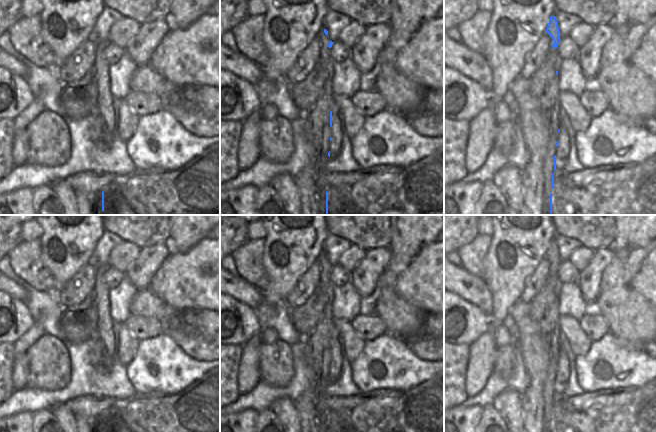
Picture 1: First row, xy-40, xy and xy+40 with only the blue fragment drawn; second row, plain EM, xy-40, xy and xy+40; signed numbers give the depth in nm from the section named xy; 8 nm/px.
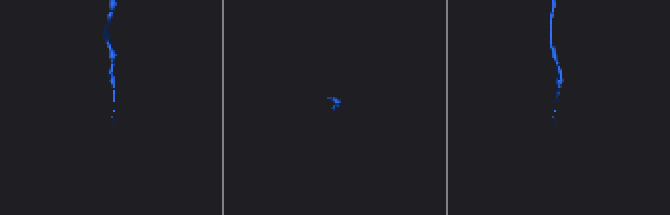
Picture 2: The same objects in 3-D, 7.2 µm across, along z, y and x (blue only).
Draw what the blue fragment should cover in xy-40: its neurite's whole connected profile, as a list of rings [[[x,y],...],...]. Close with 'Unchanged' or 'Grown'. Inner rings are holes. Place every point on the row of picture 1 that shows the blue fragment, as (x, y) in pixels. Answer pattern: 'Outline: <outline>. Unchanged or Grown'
Outline: [[[99,190],[96,192],[96,203],[98,205],[98,209],[101,213],[101,215],[103,215],[103,211],[104,211],[104,192],[102,190]]]. Grown.

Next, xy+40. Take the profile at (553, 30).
Outline: [[[555,16],[550,17],[550,21],[548,23],[548,27],[546,32],[552,37],[554,43],[552,45],[553,48],[558,48],[560,43],[560,29],[558,27],[558,21]]]. Unchanged.

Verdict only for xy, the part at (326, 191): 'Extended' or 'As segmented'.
Extended.

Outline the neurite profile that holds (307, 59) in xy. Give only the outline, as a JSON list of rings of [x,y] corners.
[[[312,40],[298,55],[294,65],[288,70],[284,79],[295,84],[306,79],[320,59],[320,41]]]

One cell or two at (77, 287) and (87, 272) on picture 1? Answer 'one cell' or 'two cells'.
one cell

